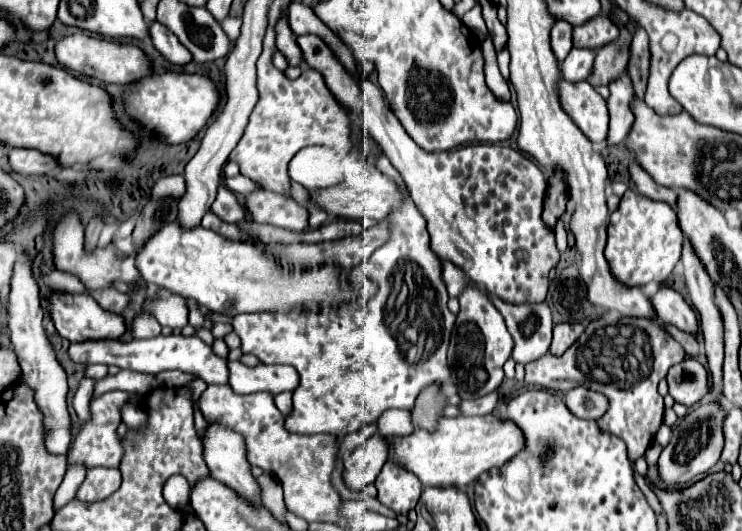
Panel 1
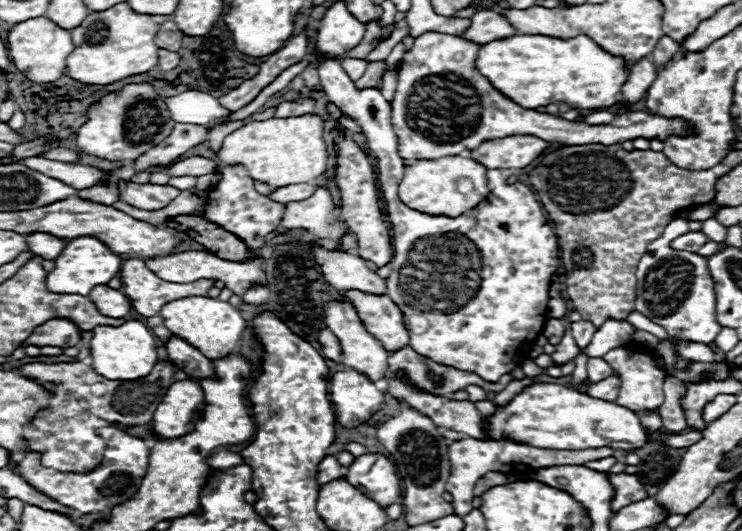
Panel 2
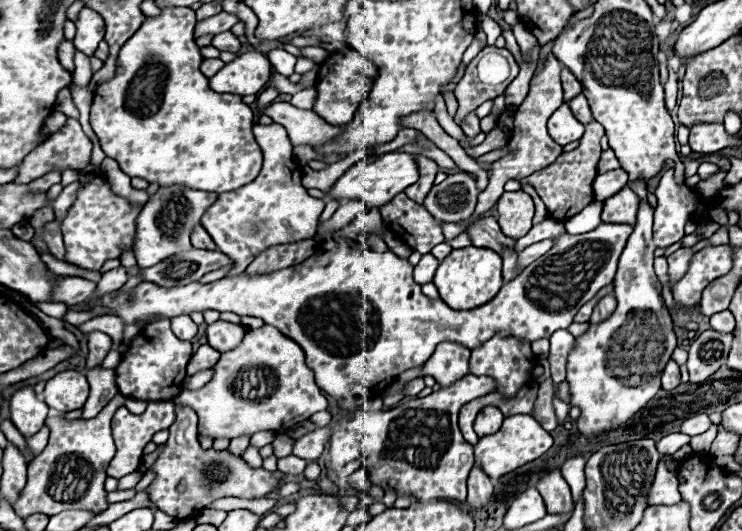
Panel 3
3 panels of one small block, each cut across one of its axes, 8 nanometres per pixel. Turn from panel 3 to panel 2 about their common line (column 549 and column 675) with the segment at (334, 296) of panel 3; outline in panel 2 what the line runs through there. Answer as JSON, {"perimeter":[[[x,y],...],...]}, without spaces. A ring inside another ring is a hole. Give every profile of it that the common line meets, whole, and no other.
{"perimeter":[[[670,222],[664,234],[648,244],[642,256],[636,276],[636,310],[648,316],[654,324],[666,328],[674,338],[686,338],[692,342],[712,344],[722,326],[716,322],[716,296],[714,282],[706,266],[706,258],[694,252],[676,252],[670,248],[674,240],[674,222]]]}

